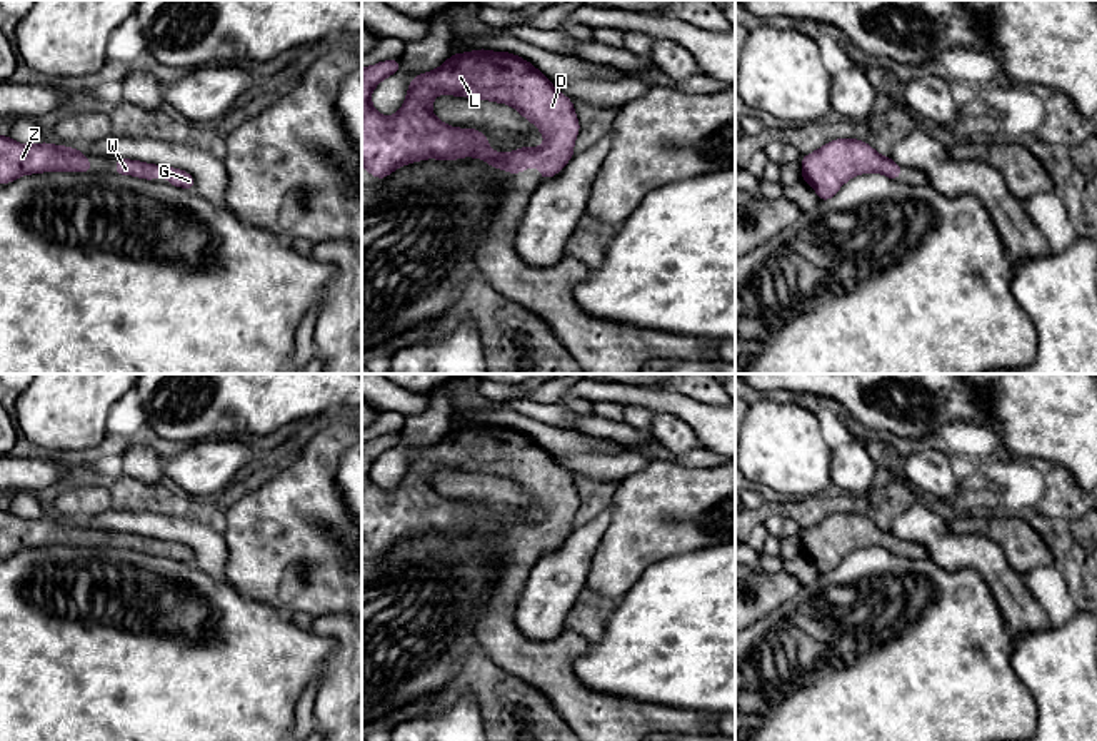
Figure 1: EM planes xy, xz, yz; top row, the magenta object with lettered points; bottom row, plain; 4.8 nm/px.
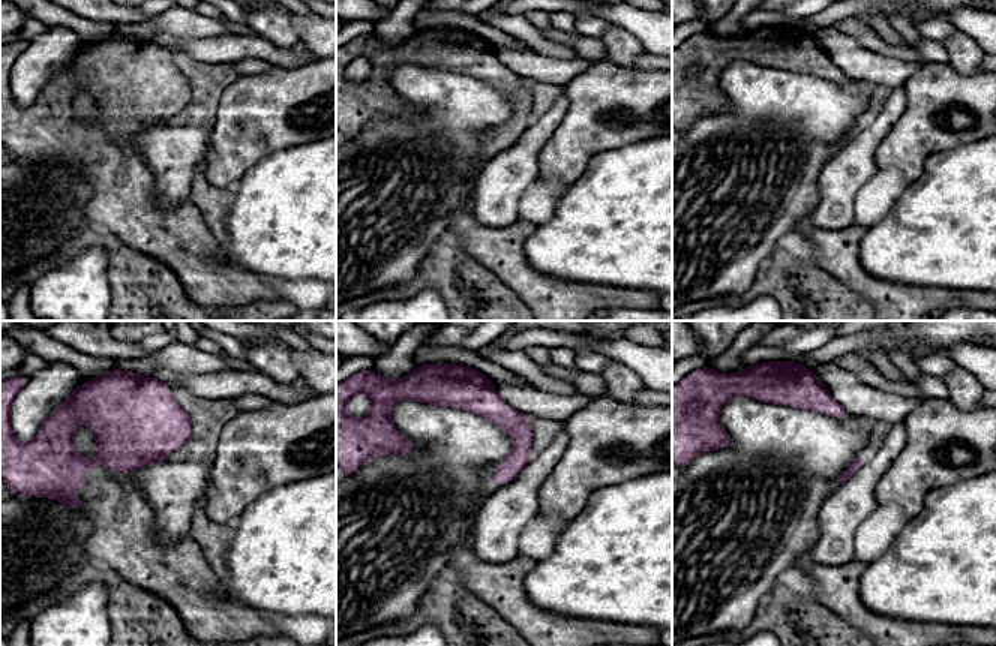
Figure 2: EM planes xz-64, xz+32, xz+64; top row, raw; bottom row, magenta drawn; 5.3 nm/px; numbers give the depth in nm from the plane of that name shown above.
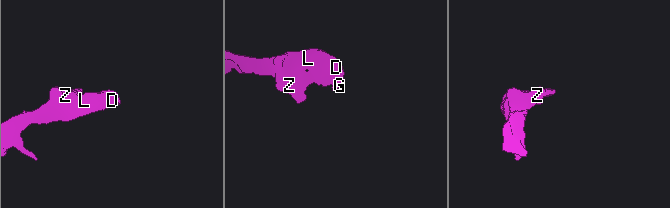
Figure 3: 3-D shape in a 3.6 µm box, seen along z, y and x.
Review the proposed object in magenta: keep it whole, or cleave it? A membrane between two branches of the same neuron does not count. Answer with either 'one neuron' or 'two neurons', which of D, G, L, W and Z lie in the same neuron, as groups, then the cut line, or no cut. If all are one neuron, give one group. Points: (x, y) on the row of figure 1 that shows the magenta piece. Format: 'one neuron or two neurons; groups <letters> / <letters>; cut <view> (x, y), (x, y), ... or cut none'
one neuron; groups D G L W Z; cut none

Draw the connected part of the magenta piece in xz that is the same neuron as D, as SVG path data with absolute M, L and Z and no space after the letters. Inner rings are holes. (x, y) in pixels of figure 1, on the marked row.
M487 48L452 53L438 68L413 77L408 82L402 108L392 117L383 117L370 102L372 90L383 78L400 72L400 68L400 58L362 68L362 165L373 179L387 179L397 167L417 160L438 159L452 162L460 157L475 157L483 159L495 170L503 167L507 174L520 174L532 165L538 165L542 169L538 179L545 180L555 177L575 155L574 144L580 132L580 124L574 102L560 93L547 75L518 55ZM438 93L508 103L543 134L545 145L538 149L522 147L510 154L490 150L482 130L450 127L433 115L430 103Z

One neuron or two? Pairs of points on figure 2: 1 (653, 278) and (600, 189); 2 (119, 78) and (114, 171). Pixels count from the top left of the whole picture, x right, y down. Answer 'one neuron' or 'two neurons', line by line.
1: one neuron
2: one neuron

